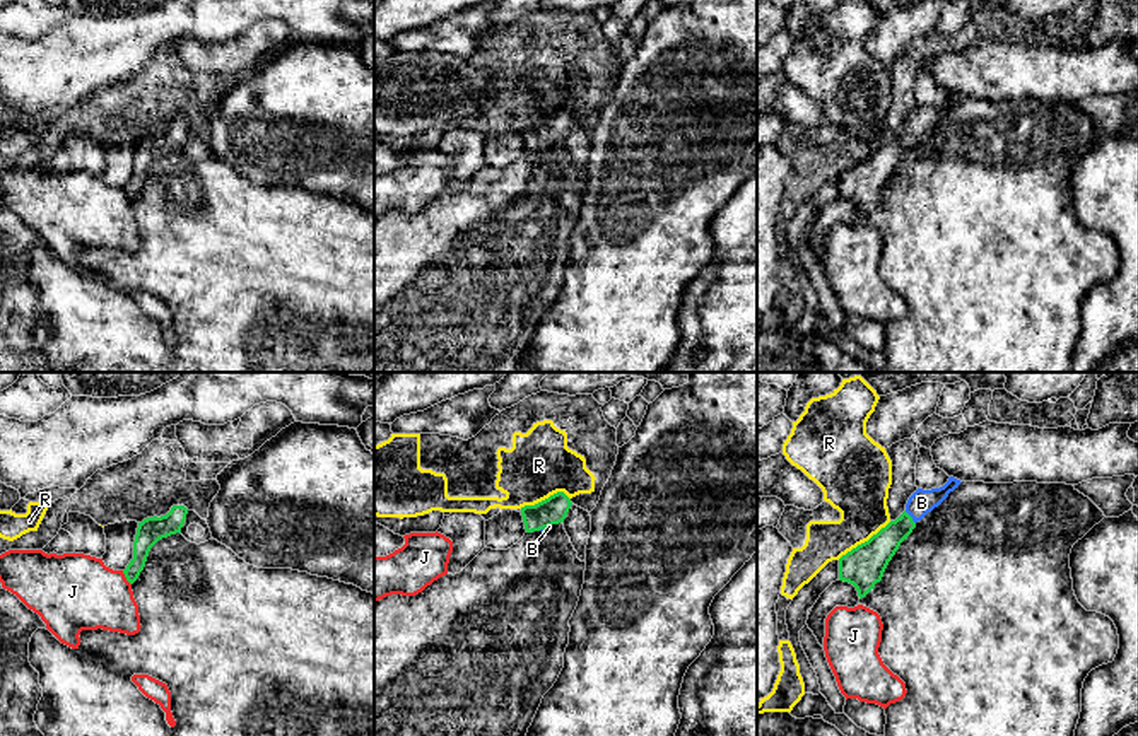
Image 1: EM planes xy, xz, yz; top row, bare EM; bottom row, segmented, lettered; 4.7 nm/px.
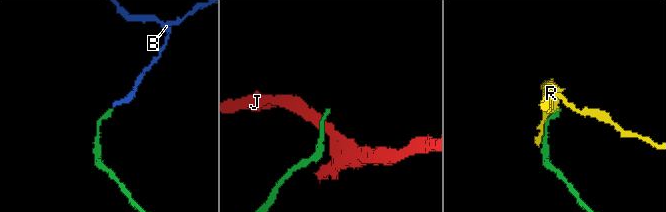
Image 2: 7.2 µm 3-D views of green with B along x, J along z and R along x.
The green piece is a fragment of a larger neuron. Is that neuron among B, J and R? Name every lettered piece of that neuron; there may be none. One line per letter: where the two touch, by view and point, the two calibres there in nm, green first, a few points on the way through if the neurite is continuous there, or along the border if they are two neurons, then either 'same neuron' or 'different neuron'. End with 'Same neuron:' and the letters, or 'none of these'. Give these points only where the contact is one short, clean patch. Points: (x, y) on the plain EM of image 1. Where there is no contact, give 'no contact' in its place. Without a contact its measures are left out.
B: yz (911, 135) | 160/120 nm | across yz (874, 173), (911, 135), (921, 120) | same neuron
J: xy (125, 193) | 120/360 nm | along xy (122, 188), (130, 202) | different neuron
R: yz (865, 159) | 190/280 nm | different neuron
Same neuron: B

